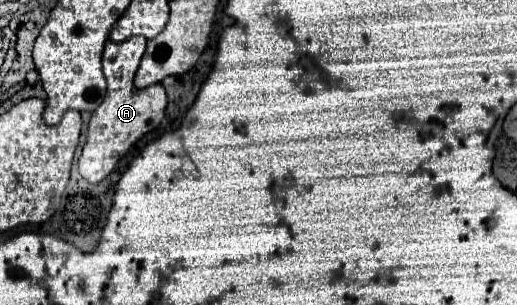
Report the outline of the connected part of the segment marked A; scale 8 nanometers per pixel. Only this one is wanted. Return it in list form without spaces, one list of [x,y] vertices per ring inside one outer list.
[[[133,37],[123,43],[113,43],[113,41],[105,43],[103,73],[107,79],[107,95],[103,103],[93,111],[93,117],[89,121],[87,141],[83,145],[83,153],[77,163],[81,177],[89,183],[103,181],[119,163],[119,159],[131,149],[131,145],[139,141],[145,133],[153,131],[165,115],[167,95],[161,83],[145,89],[137,89],[133,85],[135,71],[141,63],[145,49],[147,49],[145,37]]]

